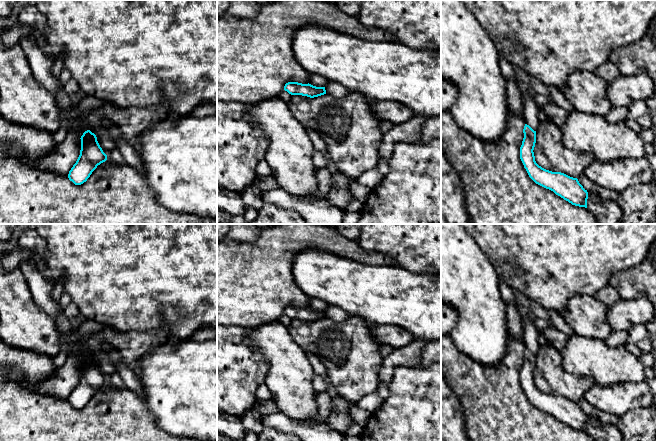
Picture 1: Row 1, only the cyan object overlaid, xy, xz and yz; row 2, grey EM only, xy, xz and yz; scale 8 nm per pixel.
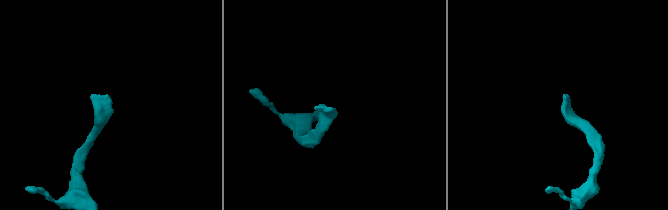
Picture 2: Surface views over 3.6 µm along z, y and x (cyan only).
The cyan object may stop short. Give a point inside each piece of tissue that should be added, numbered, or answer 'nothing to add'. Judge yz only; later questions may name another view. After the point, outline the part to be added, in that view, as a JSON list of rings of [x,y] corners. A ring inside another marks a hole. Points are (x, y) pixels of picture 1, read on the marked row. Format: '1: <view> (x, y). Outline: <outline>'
1: yz (530, 105). Outline: [[[522,93],[523,118],[525,124],[529,125],[534,131],[537,130],[540,122],[538,119],[539,101],[532,98],[527,93]]]

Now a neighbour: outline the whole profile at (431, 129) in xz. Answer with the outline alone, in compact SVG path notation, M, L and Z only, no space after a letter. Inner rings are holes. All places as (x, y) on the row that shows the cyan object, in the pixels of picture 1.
M441 117L429 118L422 125L418 141L430 142L441 140Z

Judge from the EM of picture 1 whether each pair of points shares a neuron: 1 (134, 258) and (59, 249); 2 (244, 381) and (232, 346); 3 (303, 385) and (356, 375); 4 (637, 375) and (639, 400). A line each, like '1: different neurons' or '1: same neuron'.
1: same neuron
2: same neuron
3: different neurons
4: different neurons

